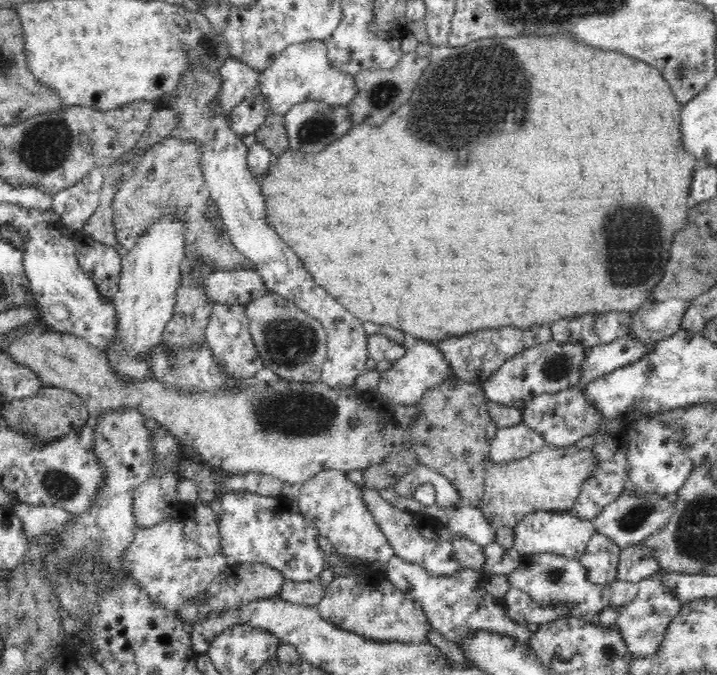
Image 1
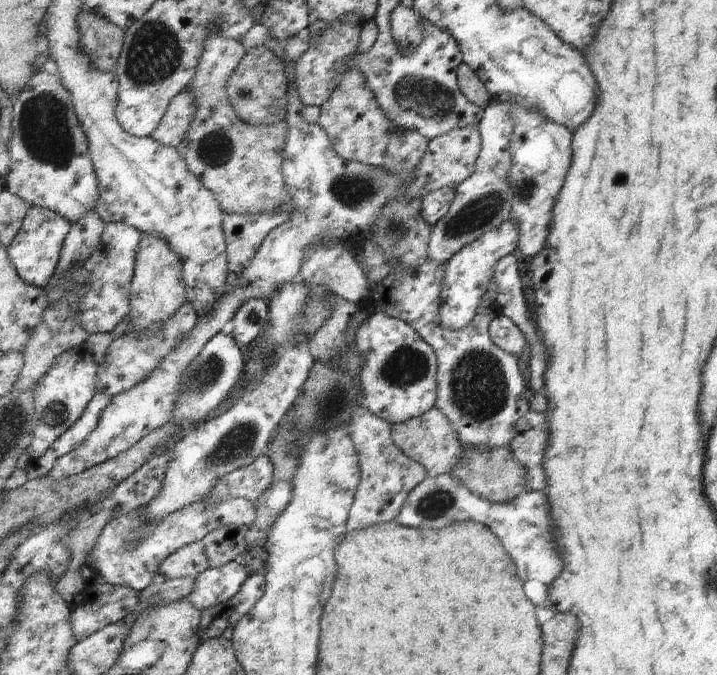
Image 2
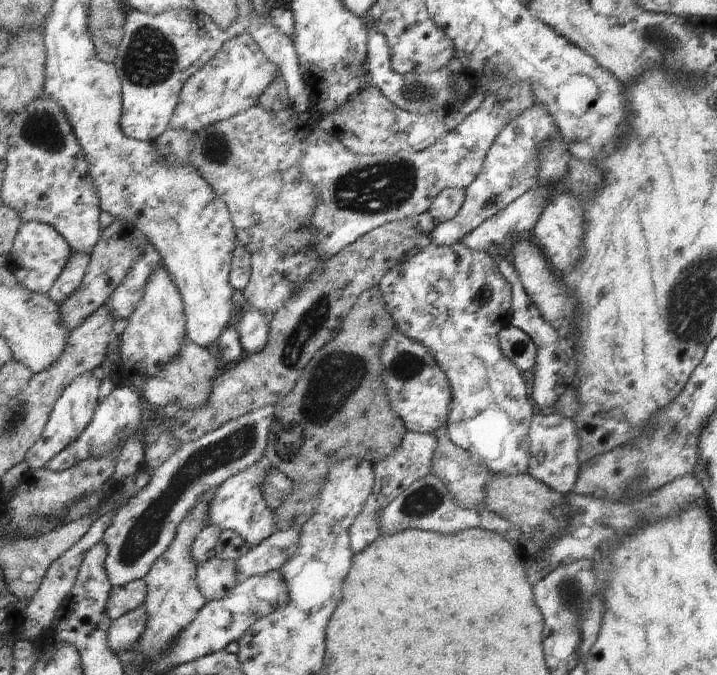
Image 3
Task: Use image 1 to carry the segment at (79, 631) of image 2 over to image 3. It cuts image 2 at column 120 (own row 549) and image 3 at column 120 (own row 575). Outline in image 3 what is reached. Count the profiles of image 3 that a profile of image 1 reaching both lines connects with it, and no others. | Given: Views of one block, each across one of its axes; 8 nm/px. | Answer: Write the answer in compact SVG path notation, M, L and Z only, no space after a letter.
M145 579L134 580L122 586L114 586L111 589L109 604L107 604L107 614L111 620L116 621L135 608L143 606L148 594Z

